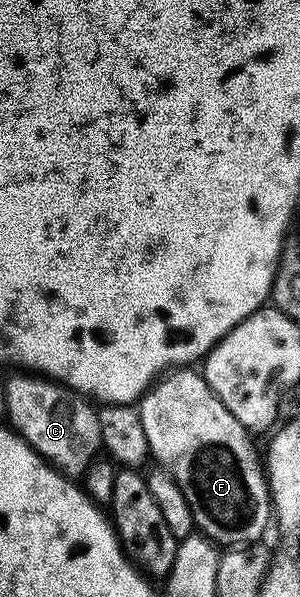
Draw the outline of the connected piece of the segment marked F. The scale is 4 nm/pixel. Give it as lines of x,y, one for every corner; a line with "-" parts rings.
183,366
165,373
142,397
137,408
150,447
149,455
158,459
157,463
174,476
187,498
197,531
218,546
241,546
261,541
266,527
272,524
272,505
259,449
258,452
254,449
251,433
232,414
232,410
220,402
201,371

